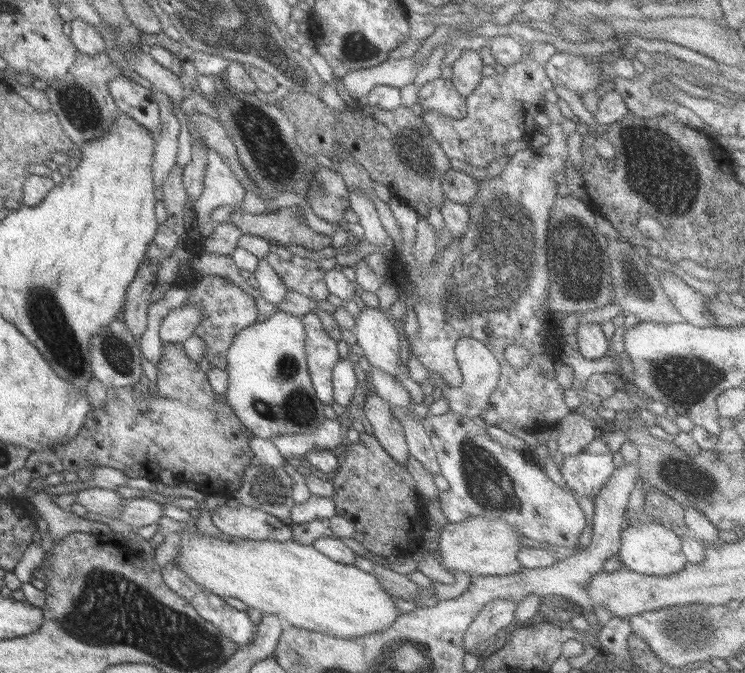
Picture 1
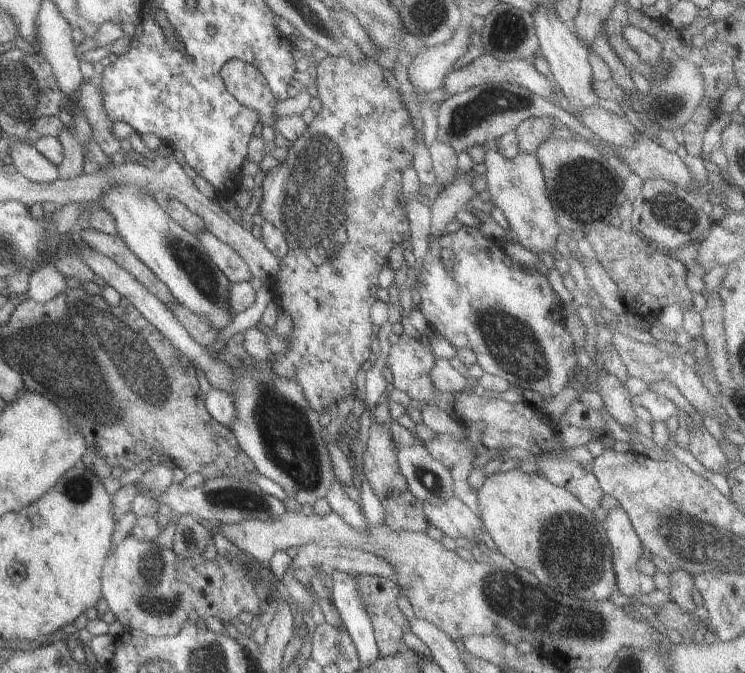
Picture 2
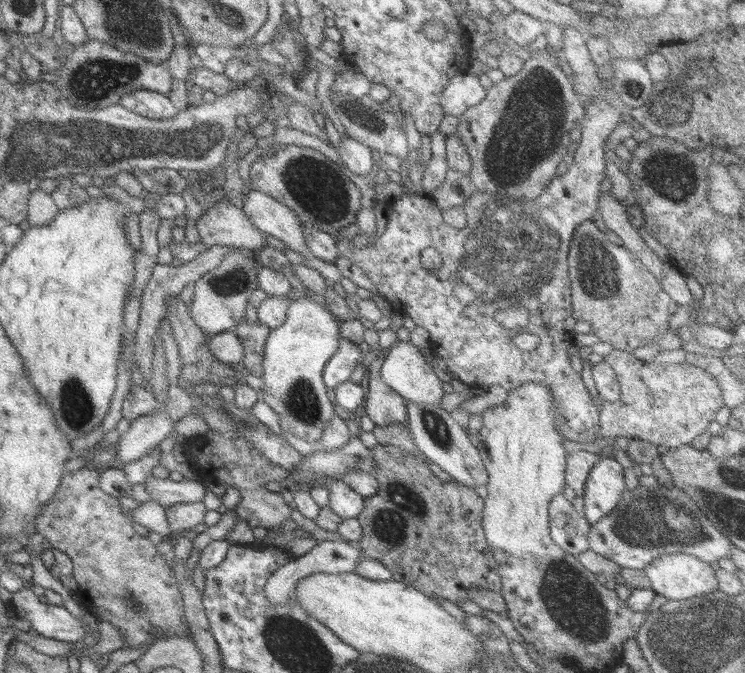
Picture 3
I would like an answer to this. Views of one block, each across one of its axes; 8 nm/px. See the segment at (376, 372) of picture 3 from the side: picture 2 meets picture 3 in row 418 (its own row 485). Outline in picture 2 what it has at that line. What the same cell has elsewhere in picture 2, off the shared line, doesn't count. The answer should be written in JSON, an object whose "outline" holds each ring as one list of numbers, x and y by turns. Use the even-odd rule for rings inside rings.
{"outline":[[372,422,368,446,363,446,363,469,367,483,382,500,407,489,405,476,397,461,399,446,393,441,387,423]]}

